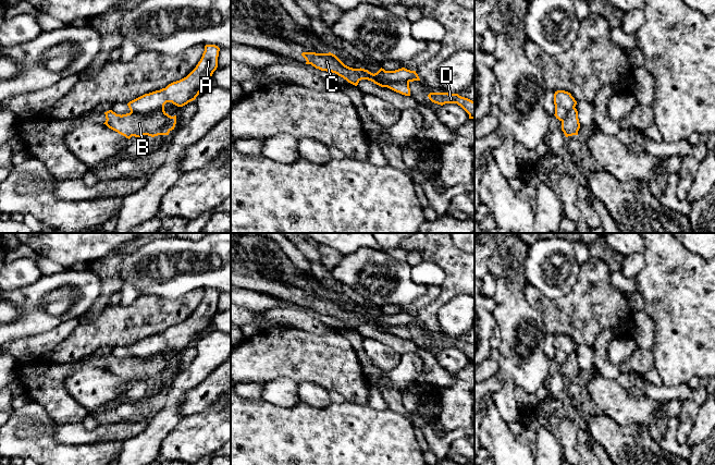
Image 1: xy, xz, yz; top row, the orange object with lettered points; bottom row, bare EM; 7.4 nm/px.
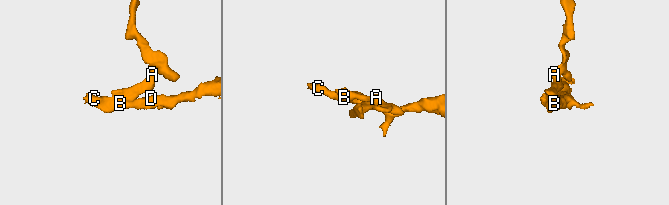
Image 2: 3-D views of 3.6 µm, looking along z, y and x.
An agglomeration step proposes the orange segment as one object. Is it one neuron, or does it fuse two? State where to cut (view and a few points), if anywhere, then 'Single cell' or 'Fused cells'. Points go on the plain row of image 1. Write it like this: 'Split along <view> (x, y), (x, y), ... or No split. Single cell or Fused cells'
Split along xz (372, 318), (378, 327), (384, 329), (408, 325). Fused cells

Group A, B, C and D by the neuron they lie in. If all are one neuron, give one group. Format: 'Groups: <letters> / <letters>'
Groups: A / B C D

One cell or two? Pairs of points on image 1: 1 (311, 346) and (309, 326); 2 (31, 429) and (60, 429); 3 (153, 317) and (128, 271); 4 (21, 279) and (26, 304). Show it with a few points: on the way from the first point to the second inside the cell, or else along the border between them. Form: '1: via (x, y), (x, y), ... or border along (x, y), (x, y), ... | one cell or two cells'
1: border along (285, 325), (311, 332), (334, 333), (336, 331) | two cells
2: border along (54, 424), (53, 438), (57, 441), (76, 443) | two cells
3: border along (139, 294), (155, 294), (167, 300) | two cells
4: border along (41, 274), (34, 282), (11, 291) | two cells

